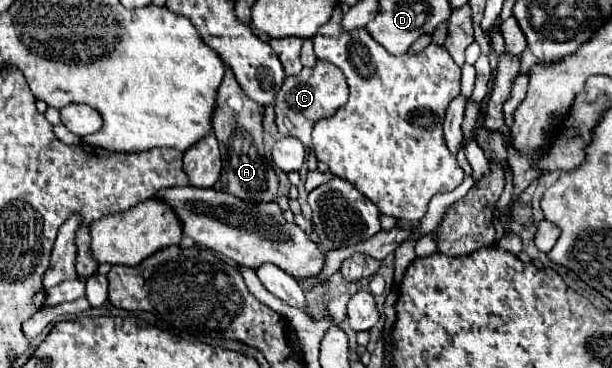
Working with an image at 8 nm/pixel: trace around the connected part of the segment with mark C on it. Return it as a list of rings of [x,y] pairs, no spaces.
[[[317,60],[313,68],[303,68],[297,76],[287,76],[279,94],[275,96],[277,128],[283,136],[297,136],[307,148],[311,146],[311,128],[317,120],[333,116],[349,98],[347,82],[339,68],[329,62]]]

